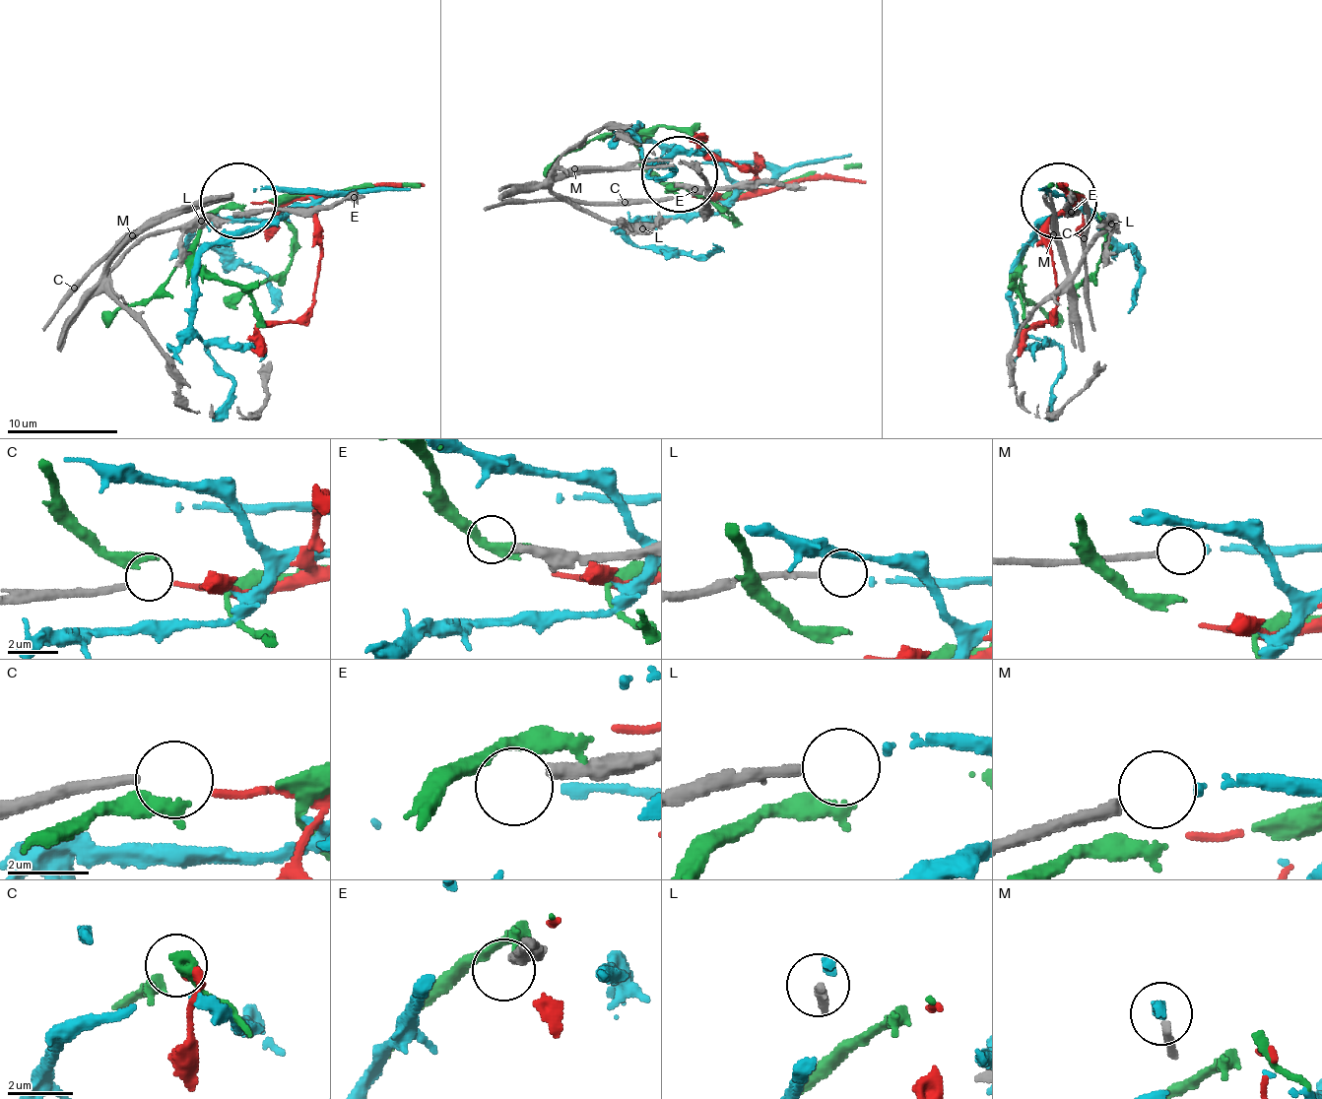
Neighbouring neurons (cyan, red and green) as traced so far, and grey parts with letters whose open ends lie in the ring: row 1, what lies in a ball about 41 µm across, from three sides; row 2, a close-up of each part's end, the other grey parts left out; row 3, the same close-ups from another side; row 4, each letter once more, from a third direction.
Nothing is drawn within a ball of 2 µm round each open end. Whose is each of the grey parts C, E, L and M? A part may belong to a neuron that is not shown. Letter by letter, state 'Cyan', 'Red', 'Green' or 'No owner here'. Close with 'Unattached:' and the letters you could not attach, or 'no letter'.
C: No owner here
E: No owner here
L: No owner here
M: Cyan
Unattached: C, E, L

